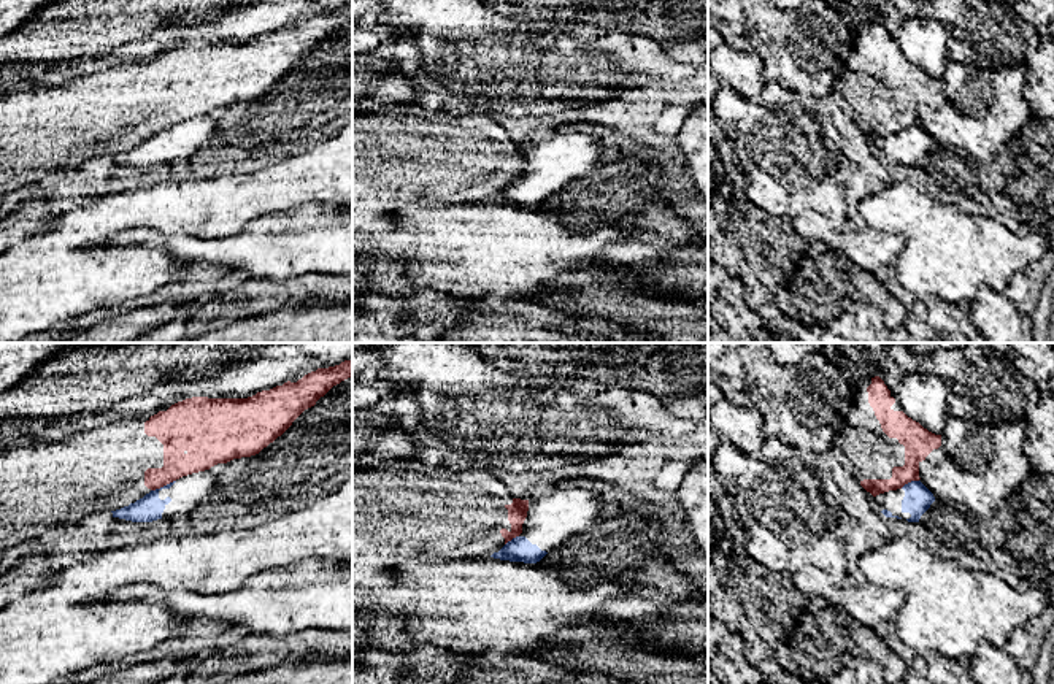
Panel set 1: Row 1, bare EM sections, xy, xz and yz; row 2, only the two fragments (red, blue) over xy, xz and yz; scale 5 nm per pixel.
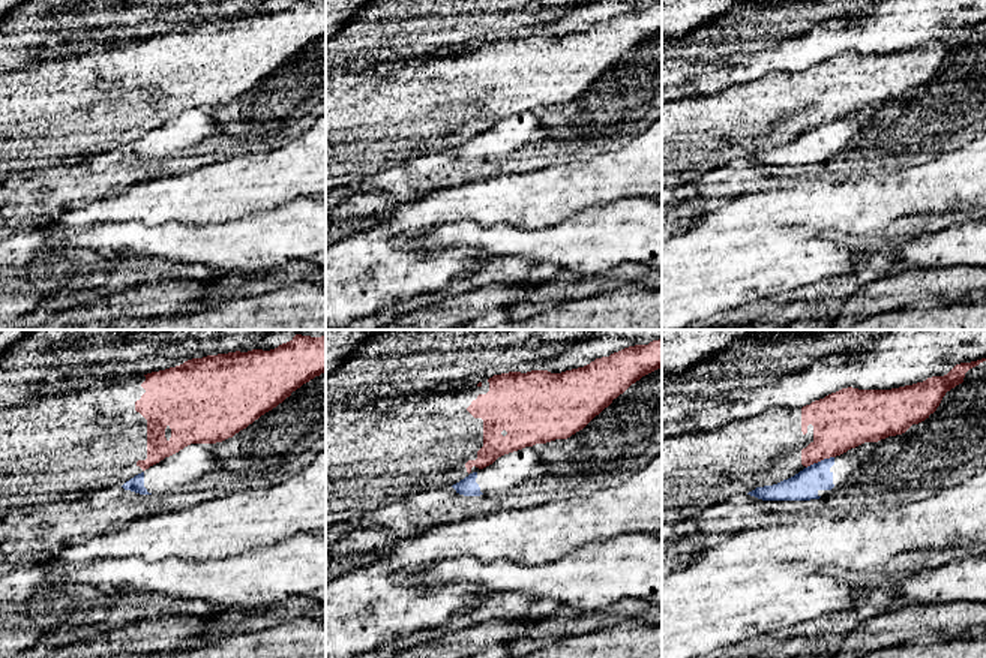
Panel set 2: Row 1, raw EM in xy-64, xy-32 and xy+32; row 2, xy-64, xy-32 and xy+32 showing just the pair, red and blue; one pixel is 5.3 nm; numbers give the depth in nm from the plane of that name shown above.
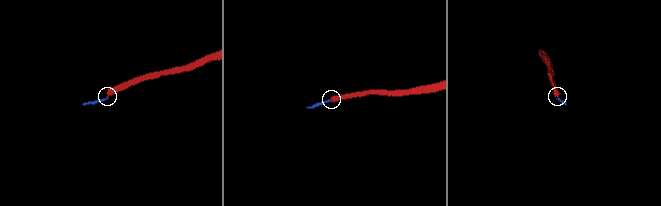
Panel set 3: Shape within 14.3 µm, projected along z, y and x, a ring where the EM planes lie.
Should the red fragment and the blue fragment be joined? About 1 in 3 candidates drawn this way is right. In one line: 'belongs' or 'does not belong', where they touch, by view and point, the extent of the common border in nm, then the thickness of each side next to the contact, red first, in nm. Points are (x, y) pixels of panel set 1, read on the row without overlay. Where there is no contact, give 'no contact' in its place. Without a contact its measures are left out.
does not belong; meets red in xy at (162, 130); contact 140 nm long; 150 nm thick on the red side, 130 nm on the other

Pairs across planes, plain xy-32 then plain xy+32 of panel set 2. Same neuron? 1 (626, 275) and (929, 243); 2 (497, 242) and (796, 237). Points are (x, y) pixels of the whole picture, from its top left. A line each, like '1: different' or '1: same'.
1: different
2: different

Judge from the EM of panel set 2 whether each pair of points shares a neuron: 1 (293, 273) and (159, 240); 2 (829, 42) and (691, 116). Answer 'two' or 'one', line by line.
1: two
2: two

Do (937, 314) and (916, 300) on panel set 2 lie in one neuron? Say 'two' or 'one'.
two

